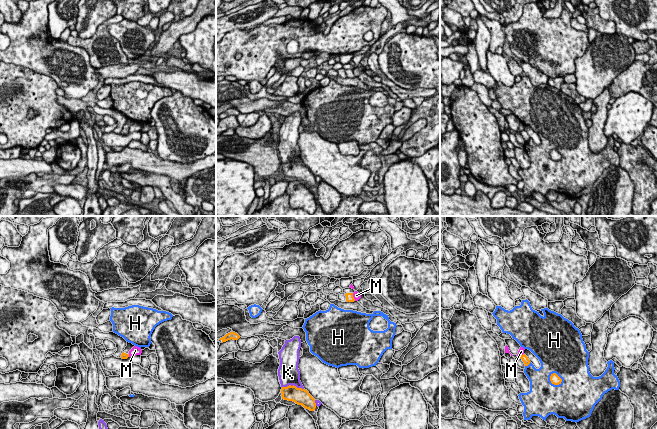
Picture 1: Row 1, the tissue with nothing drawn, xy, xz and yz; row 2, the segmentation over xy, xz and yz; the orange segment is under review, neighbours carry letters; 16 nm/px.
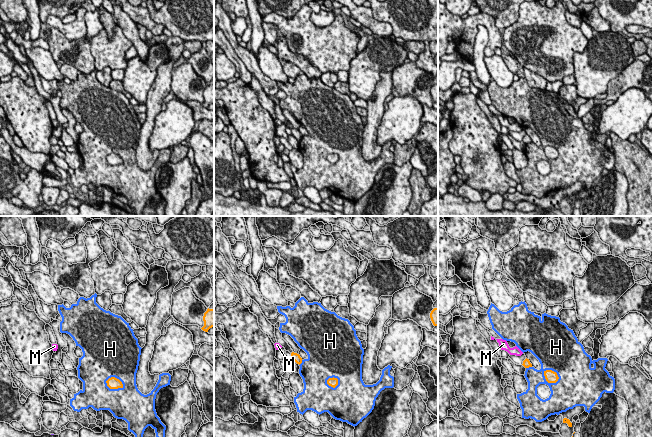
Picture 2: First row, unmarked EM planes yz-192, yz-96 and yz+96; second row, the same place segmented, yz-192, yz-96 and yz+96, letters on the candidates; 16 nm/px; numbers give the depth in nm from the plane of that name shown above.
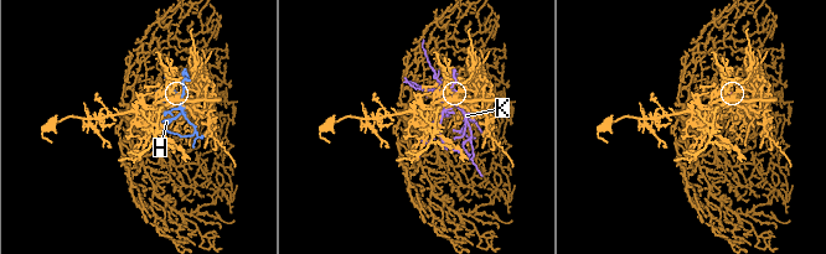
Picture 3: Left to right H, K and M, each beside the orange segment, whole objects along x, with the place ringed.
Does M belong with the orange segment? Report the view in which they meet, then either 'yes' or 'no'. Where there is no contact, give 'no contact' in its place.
meets orange in xz; no

